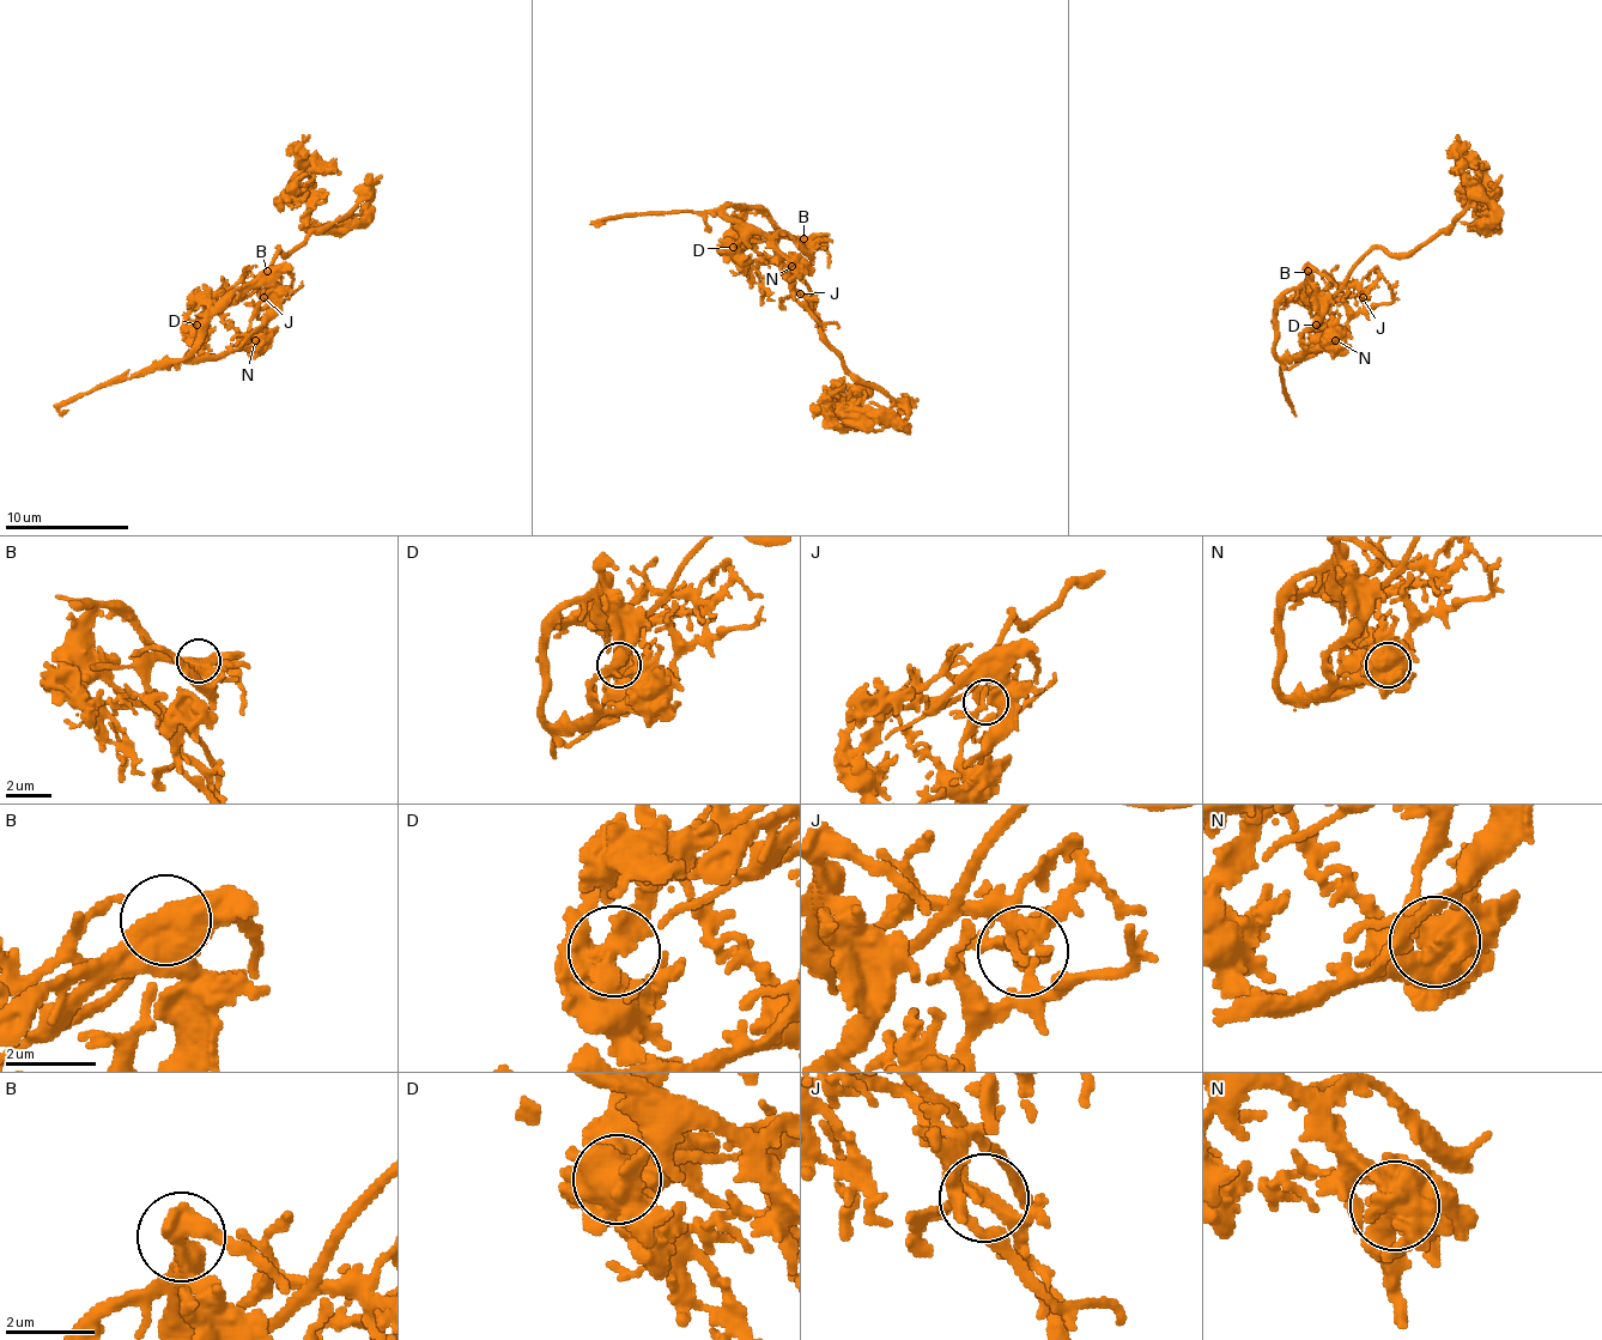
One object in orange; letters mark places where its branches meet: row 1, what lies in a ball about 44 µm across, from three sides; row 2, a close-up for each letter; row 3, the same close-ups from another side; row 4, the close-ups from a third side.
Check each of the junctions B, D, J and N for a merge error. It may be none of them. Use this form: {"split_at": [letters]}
{"split_at": []}

